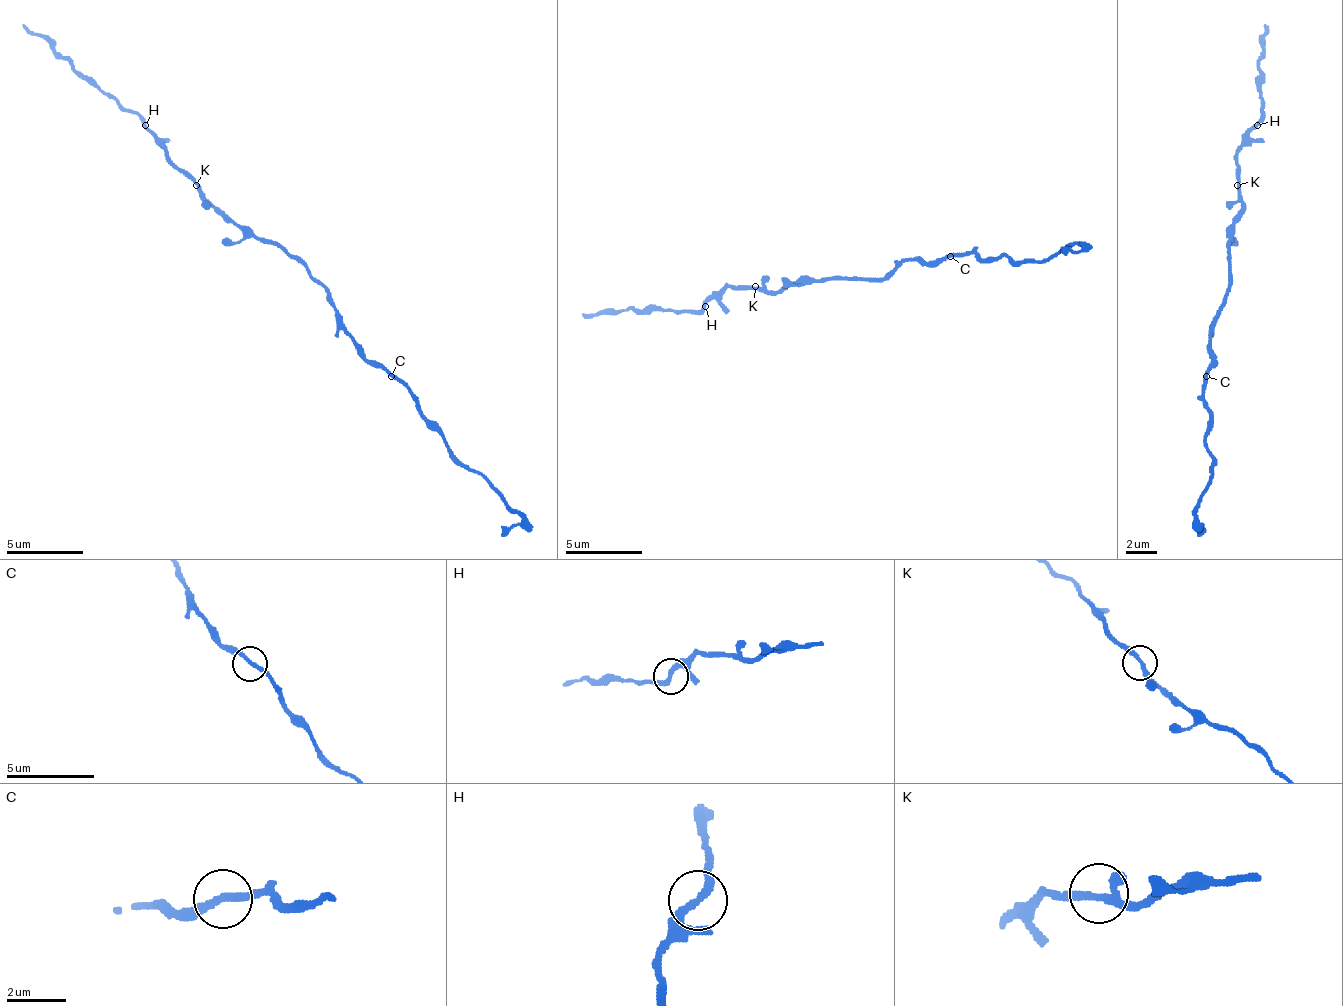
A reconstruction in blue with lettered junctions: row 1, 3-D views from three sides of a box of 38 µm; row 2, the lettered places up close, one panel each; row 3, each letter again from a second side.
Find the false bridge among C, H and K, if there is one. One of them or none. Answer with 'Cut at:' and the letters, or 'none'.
Cut at: none

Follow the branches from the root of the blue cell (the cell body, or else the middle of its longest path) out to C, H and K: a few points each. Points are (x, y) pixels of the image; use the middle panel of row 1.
C: (866, 279), (881, 279), (904, 259), (939, 263), (950, 256)
H: (866, 279), (797, 279), (786, 282), (778, 290), (736, 290), (729, 286), (706, 305)
K: (866, 279), (797, 279), (786, 282), (778, 290), (759, 290), (755, 286)

